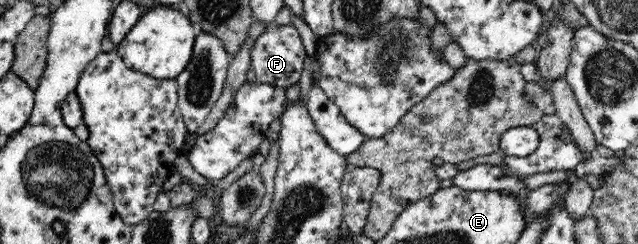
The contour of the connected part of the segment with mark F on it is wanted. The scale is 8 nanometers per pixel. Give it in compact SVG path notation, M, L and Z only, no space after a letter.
M293 24L286 26L273 25L255 41L252 50L252 69L257 83L274 88L290 87L301 78L304 59L307 57L300 34Z

